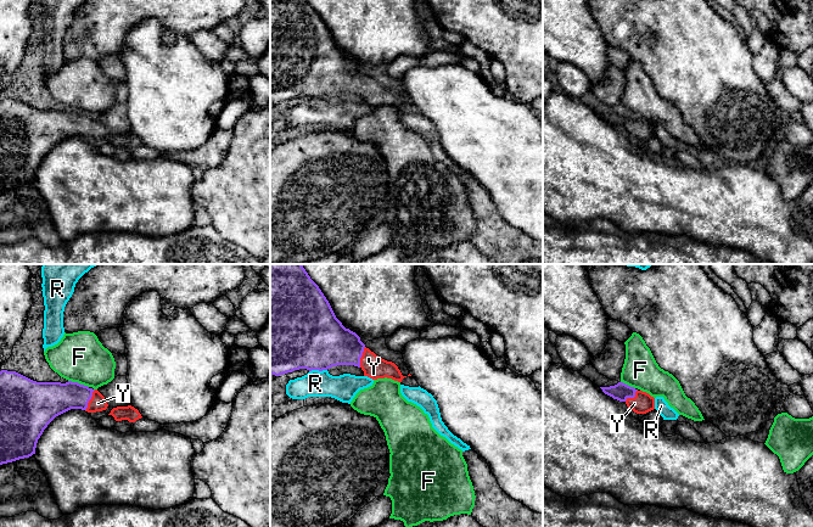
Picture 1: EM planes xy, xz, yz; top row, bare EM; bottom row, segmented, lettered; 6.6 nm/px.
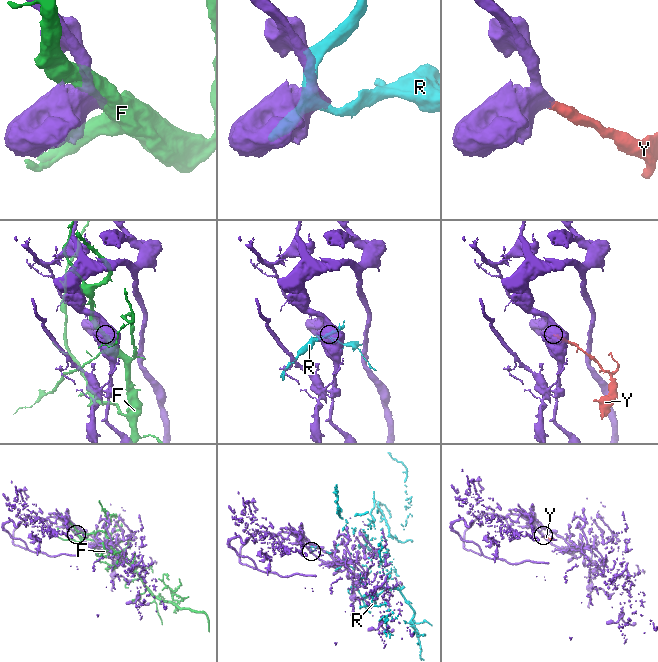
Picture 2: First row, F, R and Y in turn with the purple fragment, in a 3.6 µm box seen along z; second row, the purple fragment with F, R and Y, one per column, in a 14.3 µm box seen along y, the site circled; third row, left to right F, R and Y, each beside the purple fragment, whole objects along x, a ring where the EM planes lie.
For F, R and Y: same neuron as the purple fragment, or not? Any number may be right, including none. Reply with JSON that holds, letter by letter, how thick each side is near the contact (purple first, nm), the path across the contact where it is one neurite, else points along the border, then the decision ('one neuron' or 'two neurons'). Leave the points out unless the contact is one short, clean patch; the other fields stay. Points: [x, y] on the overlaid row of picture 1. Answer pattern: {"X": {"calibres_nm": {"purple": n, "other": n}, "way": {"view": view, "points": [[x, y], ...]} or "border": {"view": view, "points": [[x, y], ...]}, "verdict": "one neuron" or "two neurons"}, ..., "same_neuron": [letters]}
{"F": {"calibres_nm": {"purple": 260, "other": 340}, "verdict": "two neurons"}, "R": {"calibres_nm": {"purple": 460, "other": 180}, "verdict": "two neurons"}, "Y": {"calibres_nm": {"purple": 220, "other": 110}, "way": {"view": "xy", "points": [[51, 399], [89, 399], [97, 403]]}, "verdict": "one neuron"}, "same_neuron": ["Y"]}

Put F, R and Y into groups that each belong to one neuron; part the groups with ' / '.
F / R / Y

